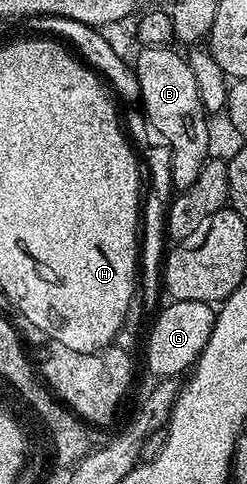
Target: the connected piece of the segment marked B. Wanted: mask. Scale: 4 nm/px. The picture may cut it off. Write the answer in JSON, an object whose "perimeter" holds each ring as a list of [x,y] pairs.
{"perimeter":[[[171,46],[142,47],[133,67],[140,83],[143,115],[148,125],[163,135],[162,143],[170,148],[172,186],[175,190],[182,190],[197,182],[197,174],[201,174],[201,166],[209,158],[209,114],[201,106],[197,81],[193,78],[193,70],[189,70],[186,55],[173,49]]]}

